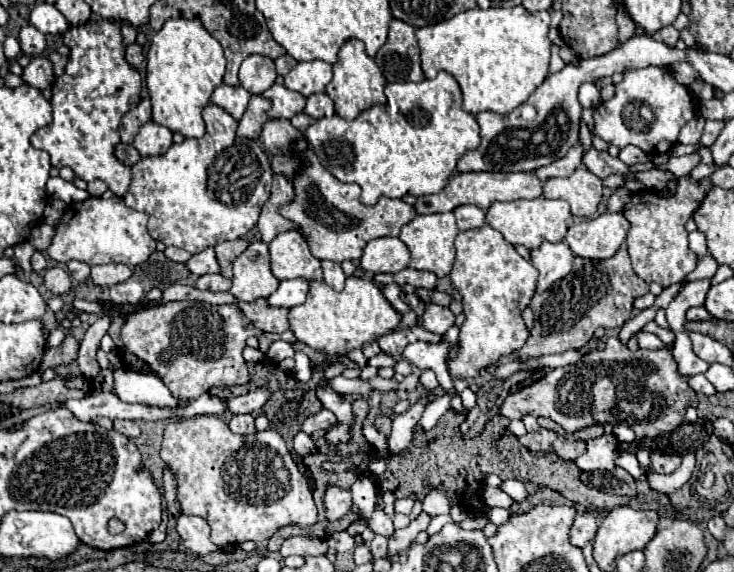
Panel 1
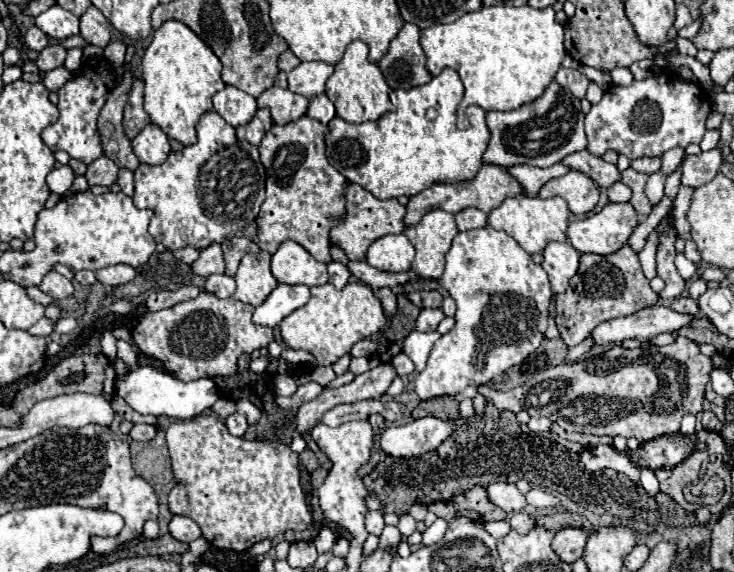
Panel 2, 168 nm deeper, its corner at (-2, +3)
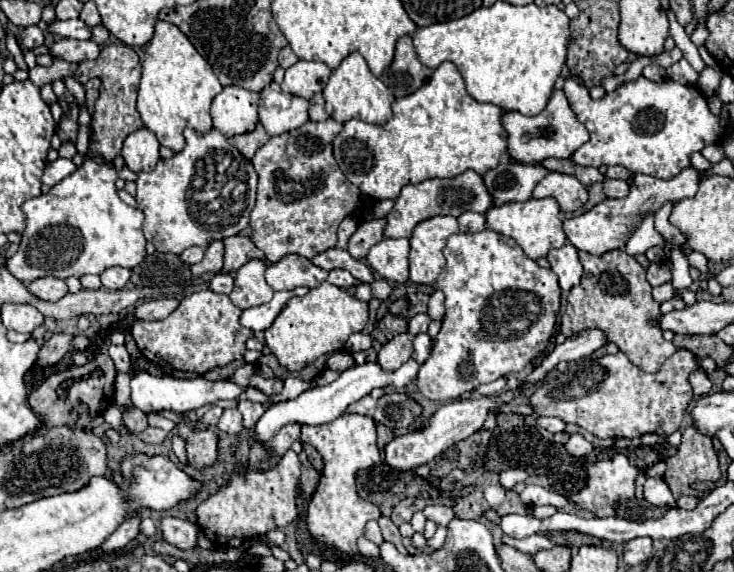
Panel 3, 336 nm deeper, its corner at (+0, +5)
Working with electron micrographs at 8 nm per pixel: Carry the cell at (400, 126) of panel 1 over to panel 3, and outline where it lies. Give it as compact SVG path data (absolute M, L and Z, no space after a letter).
M450 61L434 69L432 77L416 93L396 99L392 111L394 117L384 125L350 119L334 139L334 157L344 175L376 201L396 199L408 183L434 177L448 179L468 169L484 175L508 151L508 133L502 127L504 109L472 99L460 71Z

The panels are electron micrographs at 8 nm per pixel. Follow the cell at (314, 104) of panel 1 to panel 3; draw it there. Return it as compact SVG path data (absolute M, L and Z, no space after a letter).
M316 93L310 99L310 119L312 121L326 121L328 119L328 113L324 109L324 97L322 97L322 93Z

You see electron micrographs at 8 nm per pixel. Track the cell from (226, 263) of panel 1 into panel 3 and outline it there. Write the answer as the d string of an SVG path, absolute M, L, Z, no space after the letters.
M234 235L224 239L226 255L224 255L224 273L236 273L250 259L264 259L264 251L260 251L248 237Z

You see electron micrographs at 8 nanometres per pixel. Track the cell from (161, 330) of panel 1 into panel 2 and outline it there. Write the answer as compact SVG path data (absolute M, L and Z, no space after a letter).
M202 291L196 299L162 311L148 311L132 331L132 337L144 355L162 361L166 371L184 383L202 377L230 377L236 375L236 361L242 353L266 347L274 339L274 329L256 325L252 313L254 307L248 303L232 297L218 299L212 293Z

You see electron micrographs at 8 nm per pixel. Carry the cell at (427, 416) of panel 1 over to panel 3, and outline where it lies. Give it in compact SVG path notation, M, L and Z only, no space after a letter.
M500 377L500 379L492 381L492 383L486 383L486 385L478 387L476 391L478 391L480 395L494 395L494 393L500 393L504 387L506 387L506 379L504 379L504 377Z

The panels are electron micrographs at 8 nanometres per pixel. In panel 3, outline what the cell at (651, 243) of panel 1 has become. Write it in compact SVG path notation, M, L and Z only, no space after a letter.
M664 283L664 285L660 285L660 287L654 287L654 289L652 289L652 297L654 297L654 301L658 301L658 303L664 303L664 301L672 299L672 297L674 297L674 287L672 287L672 283Z

